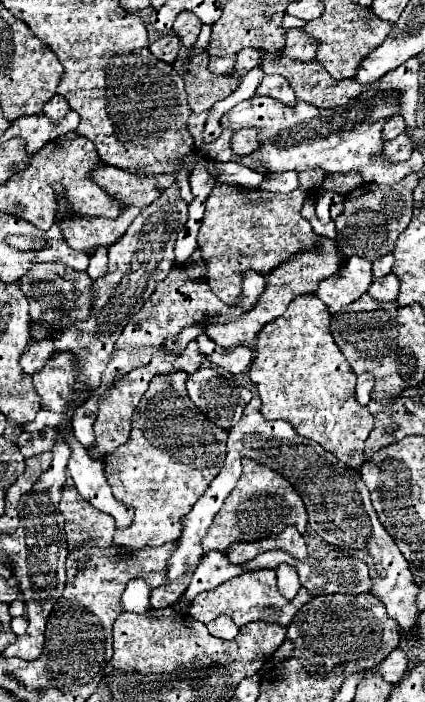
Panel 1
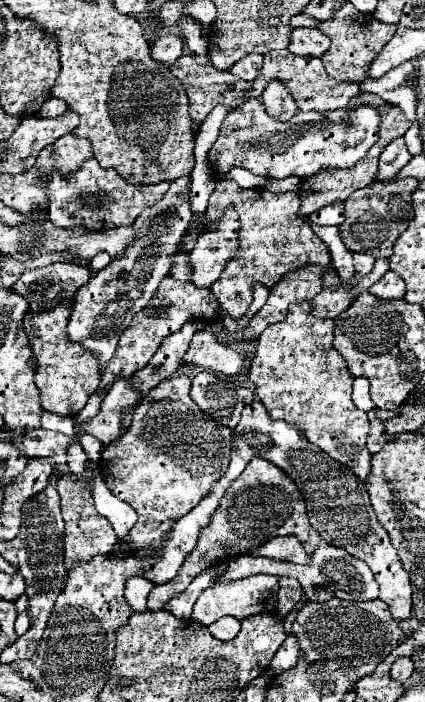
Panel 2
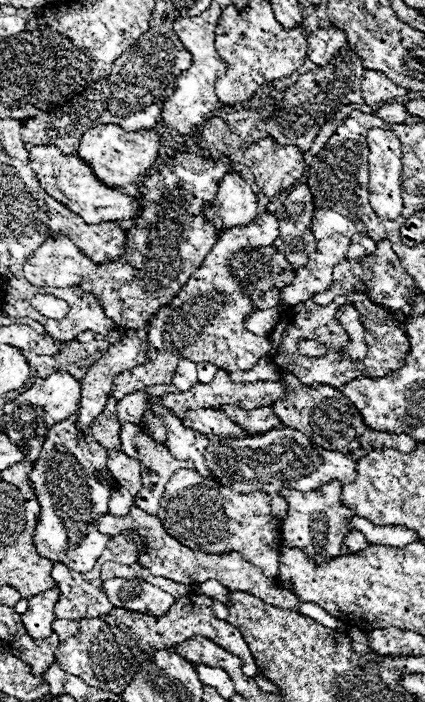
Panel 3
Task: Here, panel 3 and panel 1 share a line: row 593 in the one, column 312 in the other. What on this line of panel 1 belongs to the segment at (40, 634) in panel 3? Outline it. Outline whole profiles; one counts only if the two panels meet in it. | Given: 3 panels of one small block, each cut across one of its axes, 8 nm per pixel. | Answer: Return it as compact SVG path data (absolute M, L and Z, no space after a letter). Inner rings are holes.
M294 28L286 32L286 44L282 48L282 54L286 54L290 60L310 62L316 58L316 44L300 28Z

